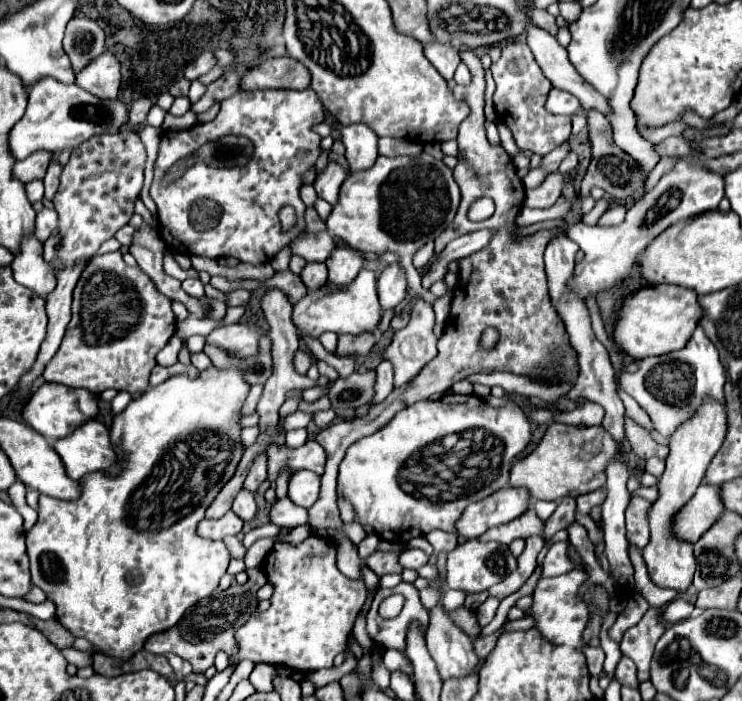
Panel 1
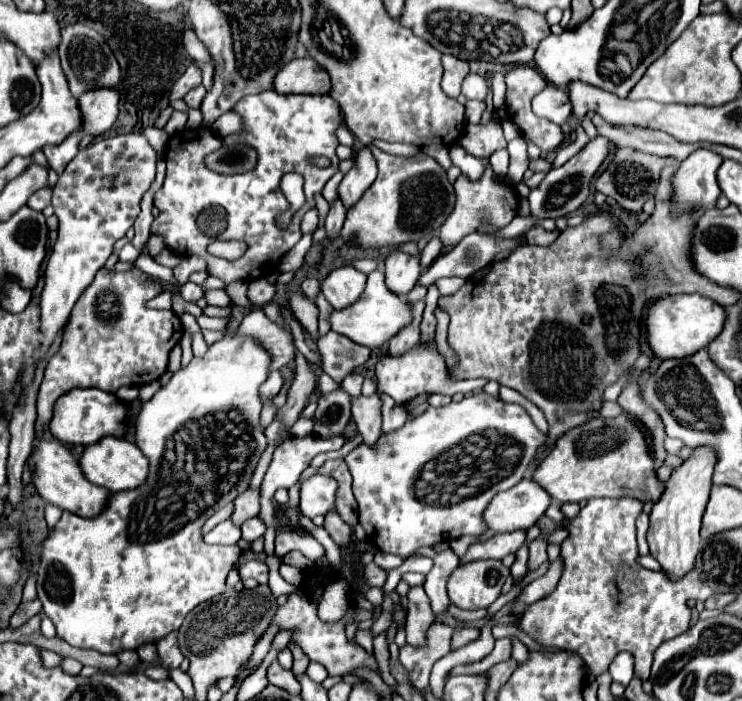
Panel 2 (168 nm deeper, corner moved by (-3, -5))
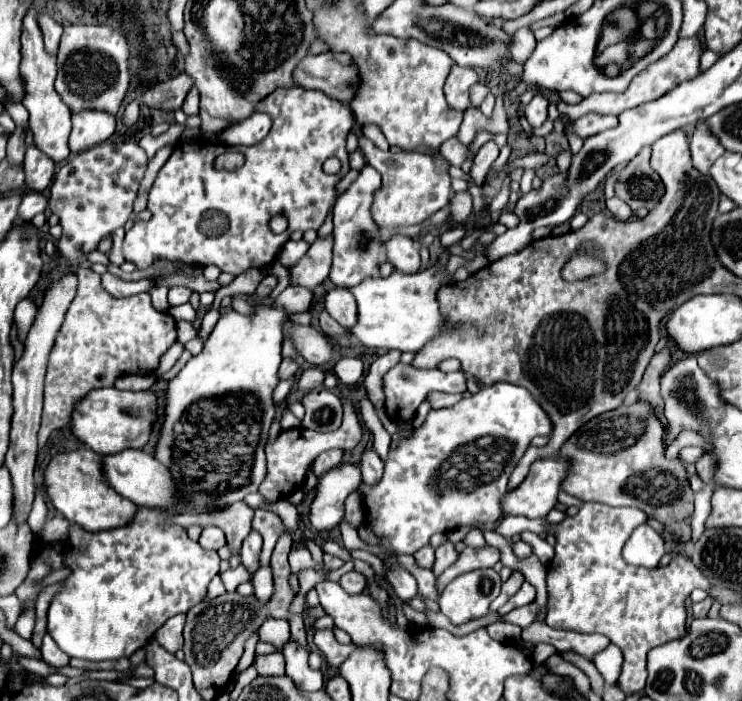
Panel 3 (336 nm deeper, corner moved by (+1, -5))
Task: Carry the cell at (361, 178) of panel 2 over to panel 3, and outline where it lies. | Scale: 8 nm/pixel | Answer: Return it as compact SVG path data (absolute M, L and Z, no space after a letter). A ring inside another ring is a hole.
M365 165L359 173L359 177L353 181L353 185L339 195L335 209L333 209L333 267L329 273L329 279L335 287L355 287L367 277L379 277L379 267L387 261L383 255L385 239L383 231L373 223L371 217L371 203L373 195L381 187L381 175L373 167Z

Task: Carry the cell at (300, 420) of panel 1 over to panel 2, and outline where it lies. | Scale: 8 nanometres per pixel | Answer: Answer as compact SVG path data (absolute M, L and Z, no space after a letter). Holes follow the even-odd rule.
M329 331L325 337L319 337L319 353L323 357L323 371L335 381L341 383L345 375L365 365L369 359L369 349L353 343L351 339Z

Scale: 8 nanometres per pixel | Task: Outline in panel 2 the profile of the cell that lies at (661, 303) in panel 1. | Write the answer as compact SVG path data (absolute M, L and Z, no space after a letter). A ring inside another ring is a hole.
M665 295L651 303L645 313L647 345L659 359L687 357L713 341L725 323L725 311L715 301L701 295Z

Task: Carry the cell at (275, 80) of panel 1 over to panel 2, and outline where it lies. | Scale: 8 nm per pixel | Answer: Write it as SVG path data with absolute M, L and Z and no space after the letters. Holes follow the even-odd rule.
M311 57L289 61L273 81L273 89L279 93L327 93L329 87L327 71L317 67Z

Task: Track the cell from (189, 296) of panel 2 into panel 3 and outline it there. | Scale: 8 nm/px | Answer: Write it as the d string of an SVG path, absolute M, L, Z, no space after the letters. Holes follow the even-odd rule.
M171 287L169 289L169 305L181 305L189 301L191 291L187 287Z

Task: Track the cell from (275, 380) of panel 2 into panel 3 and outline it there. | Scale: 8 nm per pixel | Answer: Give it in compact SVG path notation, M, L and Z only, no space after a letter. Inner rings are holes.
M283 359L283 363L281 363L281 367L279 367L279 375L281 375L281 379L287 379L287 377L293 377L293 375L297 375L297 371L299 371L299 363L297 361L293 361L293 359Z

